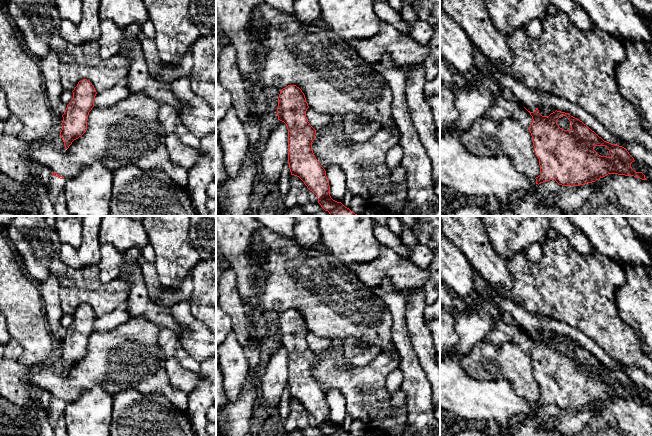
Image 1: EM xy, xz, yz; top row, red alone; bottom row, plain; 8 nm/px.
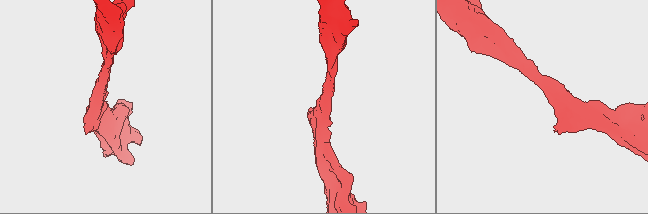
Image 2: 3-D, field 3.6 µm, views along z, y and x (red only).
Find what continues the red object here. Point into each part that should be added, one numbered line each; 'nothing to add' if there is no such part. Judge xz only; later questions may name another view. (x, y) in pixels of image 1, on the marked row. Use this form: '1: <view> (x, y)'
nothing to add

